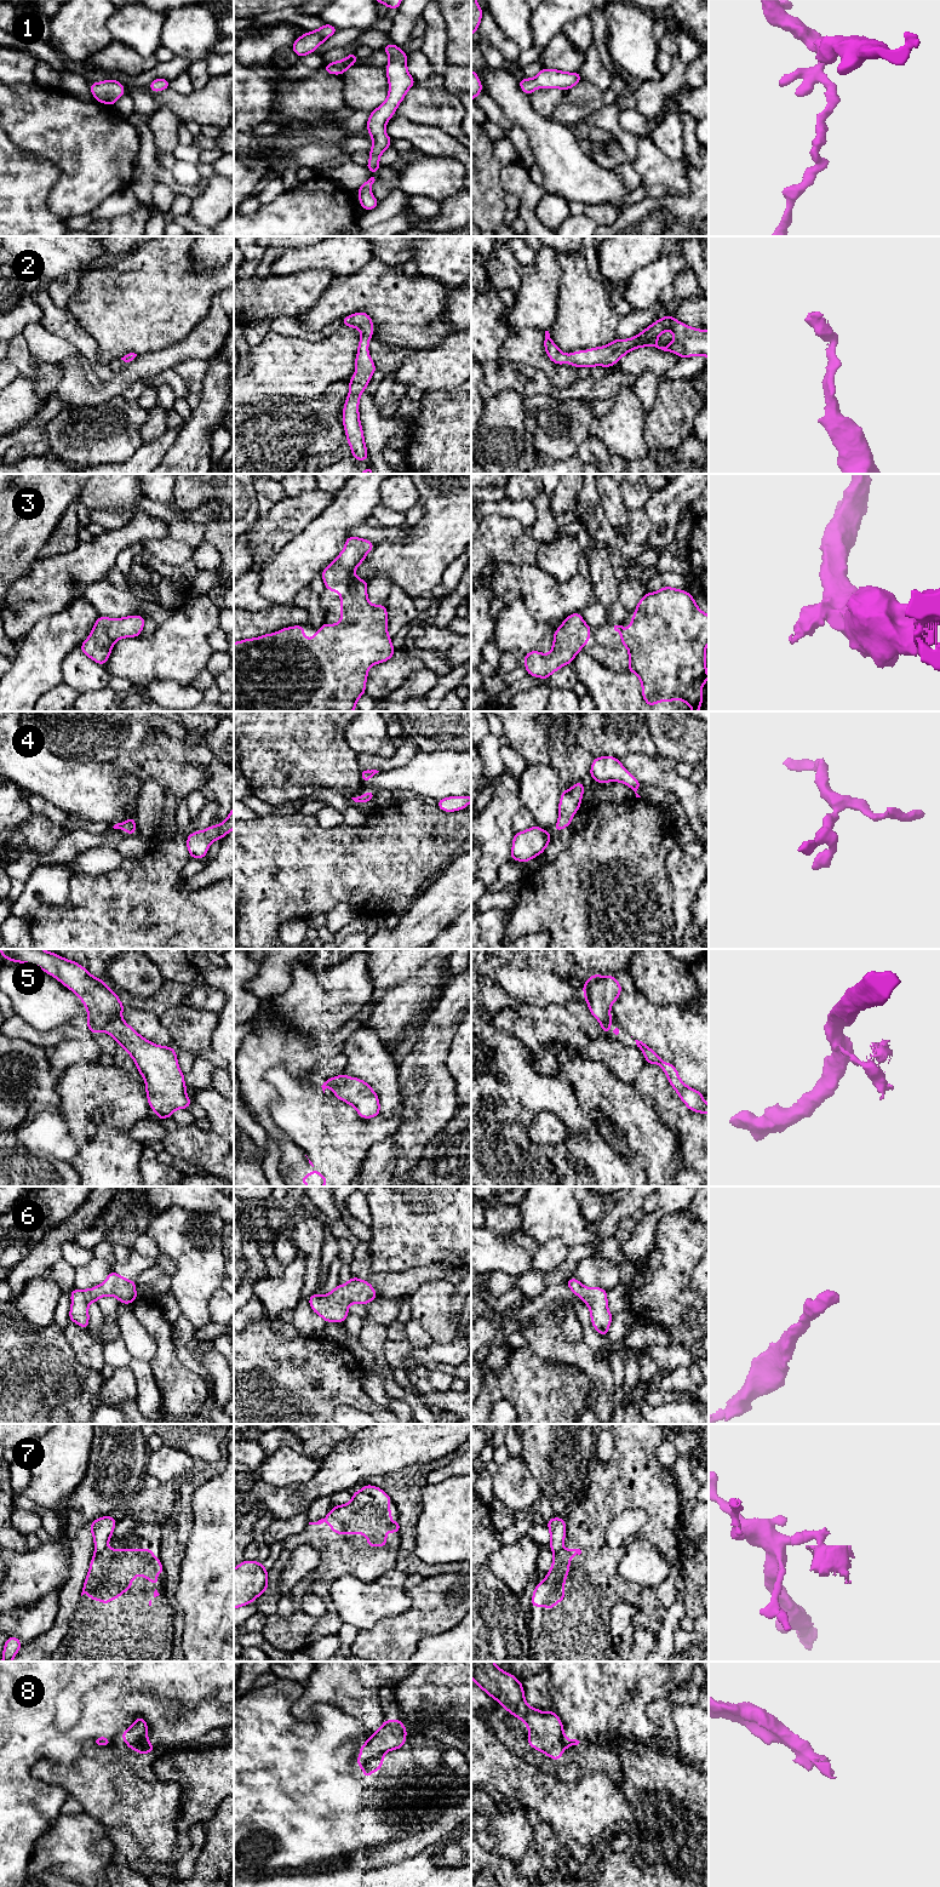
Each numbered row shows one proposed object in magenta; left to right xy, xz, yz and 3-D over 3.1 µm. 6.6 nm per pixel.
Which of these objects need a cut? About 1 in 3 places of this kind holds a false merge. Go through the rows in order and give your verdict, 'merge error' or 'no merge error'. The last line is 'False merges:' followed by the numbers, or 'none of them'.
1: no merge error
2: no merge error
3: no merge error
4: no merge error
5: merge error
6: no merge error
7: merge error
8: merge error
False merges: 5, 7, 8

